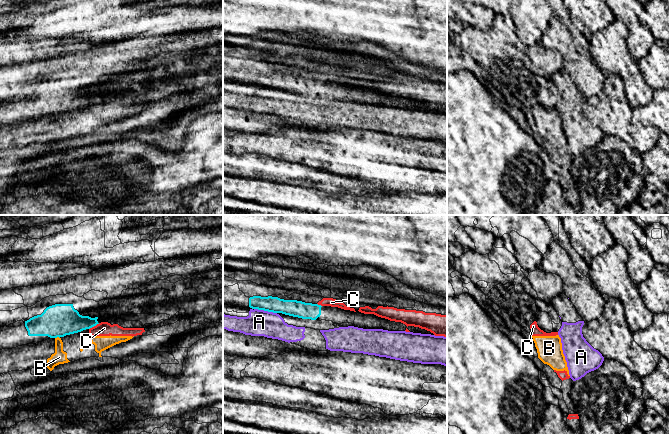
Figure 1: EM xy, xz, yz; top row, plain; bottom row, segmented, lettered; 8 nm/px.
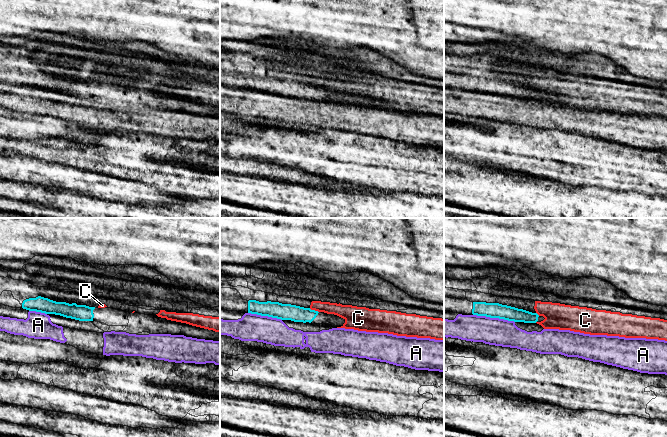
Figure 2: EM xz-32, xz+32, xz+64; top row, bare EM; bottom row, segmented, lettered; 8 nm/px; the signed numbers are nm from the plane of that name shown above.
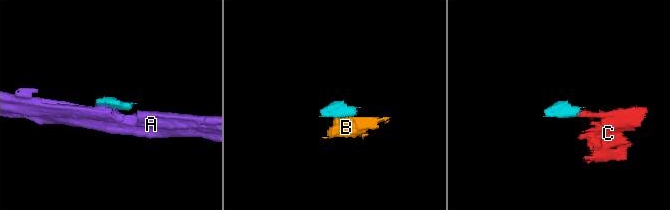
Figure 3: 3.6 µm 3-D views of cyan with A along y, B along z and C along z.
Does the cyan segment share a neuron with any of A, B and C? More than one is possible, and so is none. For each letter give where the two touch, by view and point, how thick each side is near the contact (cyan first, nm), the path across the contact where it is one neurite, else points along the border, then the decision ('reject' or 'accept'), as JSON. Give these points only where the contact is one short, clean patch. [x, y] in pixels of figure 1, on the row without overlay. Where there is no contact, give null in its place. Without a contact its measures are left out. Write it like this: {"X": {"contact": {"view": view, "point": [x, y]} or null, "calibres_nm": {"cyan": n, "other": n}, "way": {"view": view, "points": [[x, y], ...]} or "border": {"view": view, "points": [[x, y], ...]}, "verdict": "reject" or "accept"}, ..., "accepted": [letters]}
{"A": {"contact": {"view": "xz", "point": [265, 86]}, "calibres_nm": {"cyan": 130, "other": 200}, "border": {"view": "xz", "points": [[254, 84], [276, 89]]}, "verdict": "reject"}, "B": {"contact": {"view": "xy", "point": [57, 112]}, "calibres_nm": {"cyan": 260, "other": 110}, "border": {"view": "xy", "points": [[59, 113], [55, 114]]}, "verdict": "reject"}, "C": {"contact": {"view": "xy", "point": [94, 101]}, "calibres_nm": {"cyan": 240, "other": 110}, "border": {"view": "xy", "points": [[99, 99], [89, 105]]}, "verdict": "reject"}, "accepted": []}

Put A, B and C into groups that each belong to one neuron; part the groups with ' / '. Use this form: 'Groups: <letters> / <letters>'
Groups: A / B C

